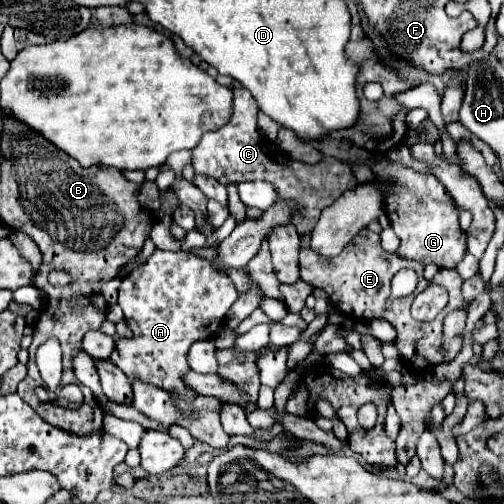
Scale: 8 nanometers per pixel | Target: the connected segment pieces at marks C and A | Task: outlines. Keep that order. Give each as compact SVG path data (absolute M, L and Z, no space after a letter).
M244 88L233 90L233 115L227 125L219 131L205 133L201 143L191 149L193 167L199 173L215 177L219 183L243 183L243 181L269 181L277 189L277 201L293 201L291 223L297 227L299 235L311 233L319 221L319 213L339 199L345 191L355 189L359 183L353 175L353 169L335 157L323 157L315 165L305 165L283 155L275 143L263 137L257 129L257 101Z
M155 251L141 269L133 271L121 283L119 305L133 331L133 339L119 339L111 361L129 379L139 377L191 401L195 393L179 381L183 373L189 373L187 349L195 341L215 337L235 297L235 283L227 275L215 273L211 261L183 251Z

